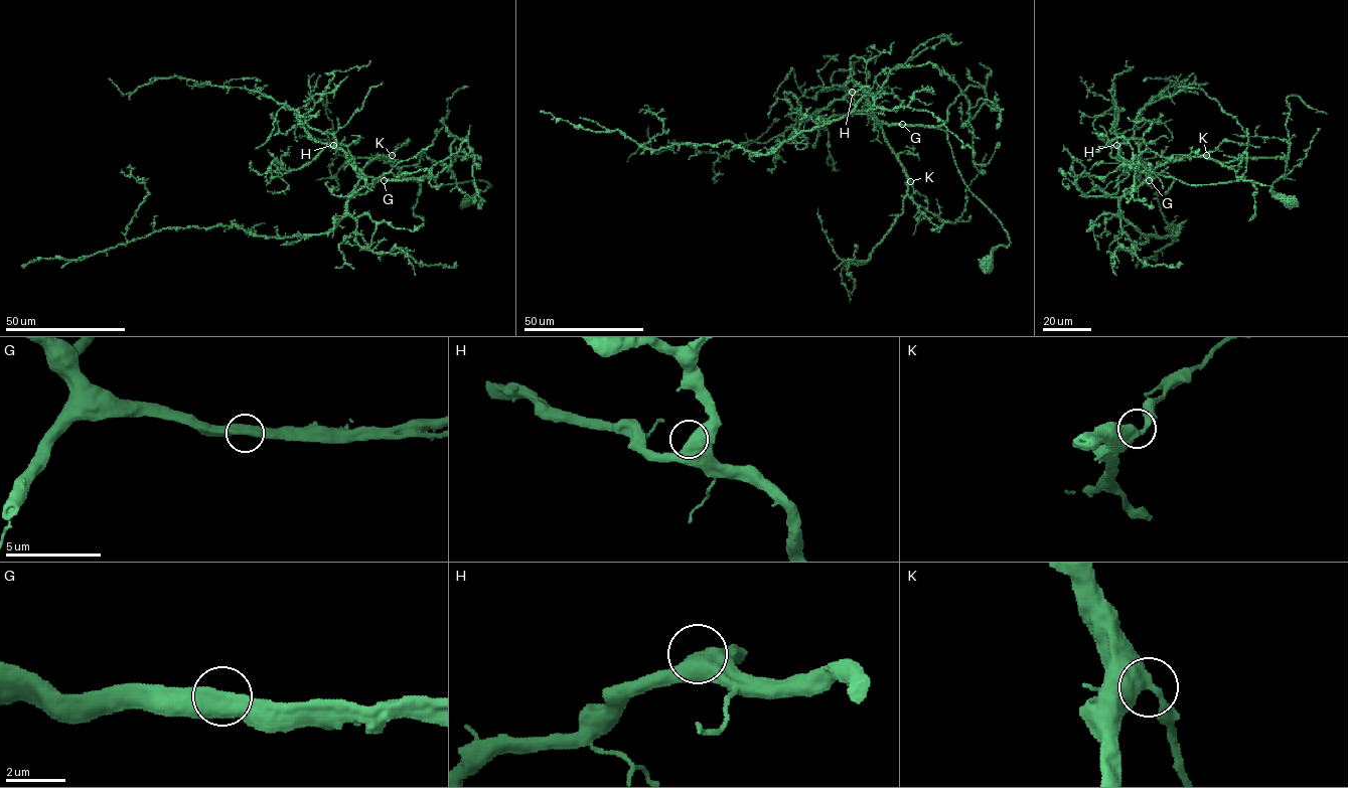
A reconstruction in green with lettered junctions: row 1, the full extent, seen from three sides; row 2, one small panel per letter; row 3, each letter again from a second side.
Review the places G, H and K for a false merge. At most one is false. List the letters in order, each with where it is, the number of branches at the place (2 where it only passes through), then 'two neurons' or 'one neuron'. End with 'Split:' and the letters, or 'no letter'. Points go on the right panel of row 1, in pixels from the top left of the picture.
G: (1149, 180) | 2 | one neuron
H: (1116, 145) | 2 | one neuron
K: (1206, 155) | 2 | one neuron
Split: no letter

